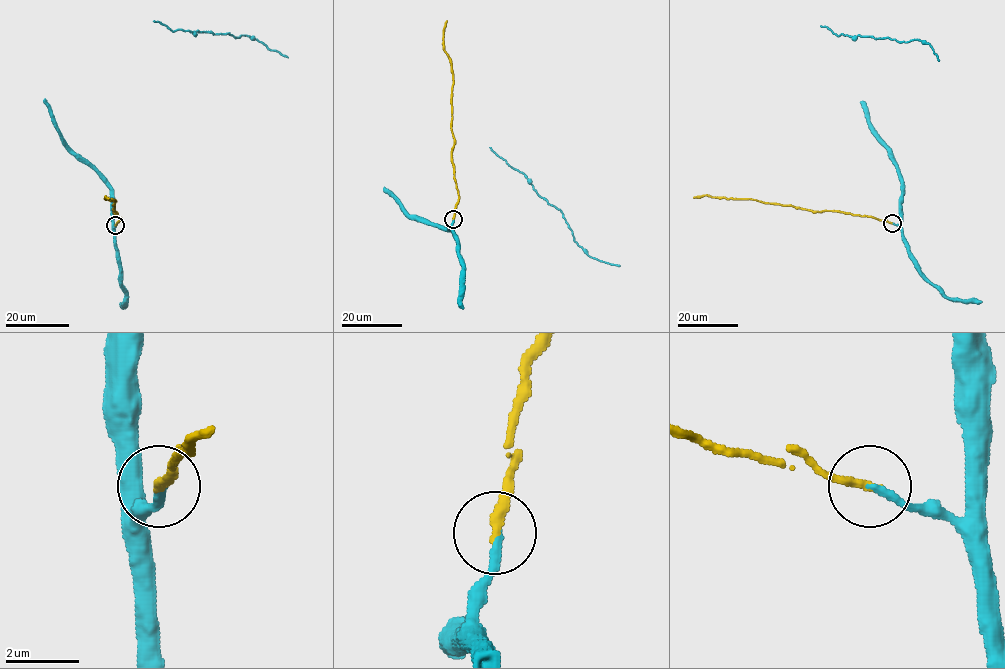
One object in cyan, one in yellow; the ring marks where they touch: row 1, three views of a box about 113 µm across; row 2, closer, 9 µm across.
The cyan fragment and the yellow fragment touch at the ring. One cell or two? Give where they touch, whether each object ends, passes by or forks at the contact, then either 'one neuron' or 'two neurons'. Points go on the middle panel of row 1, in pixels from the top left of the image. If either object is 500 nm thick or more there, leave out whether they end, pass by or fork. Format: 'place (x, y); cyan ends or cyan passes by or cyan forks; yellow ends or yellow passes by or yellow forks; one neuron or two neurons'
place (453, 219); cyan ends; yellow ends; one neuron

